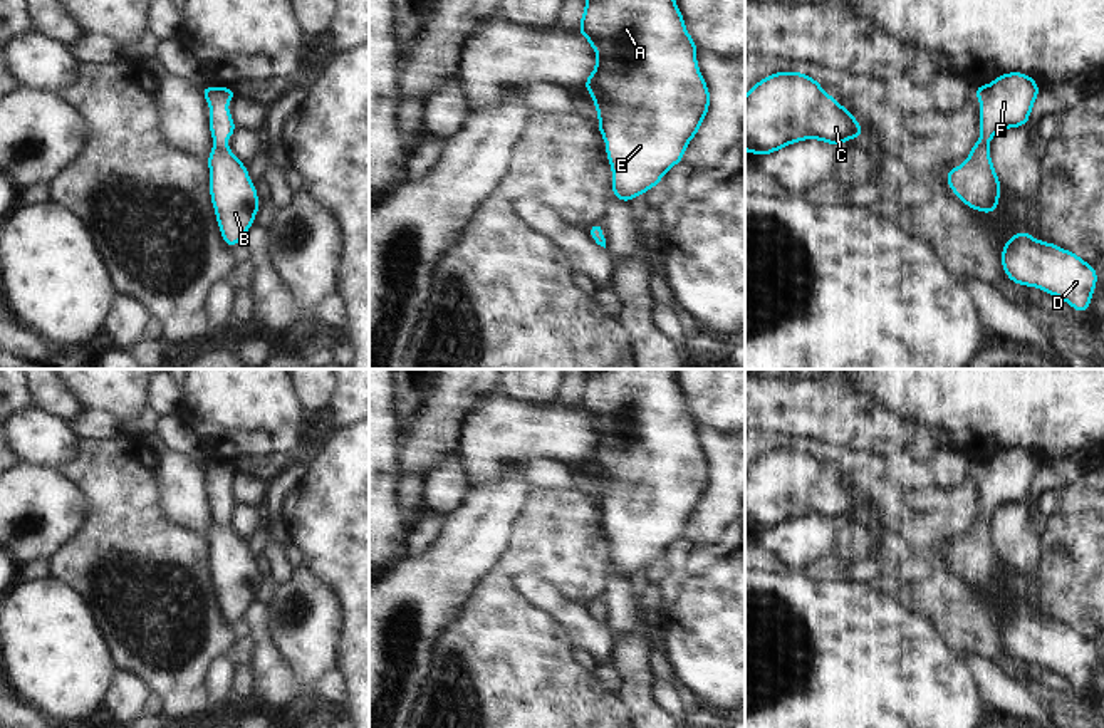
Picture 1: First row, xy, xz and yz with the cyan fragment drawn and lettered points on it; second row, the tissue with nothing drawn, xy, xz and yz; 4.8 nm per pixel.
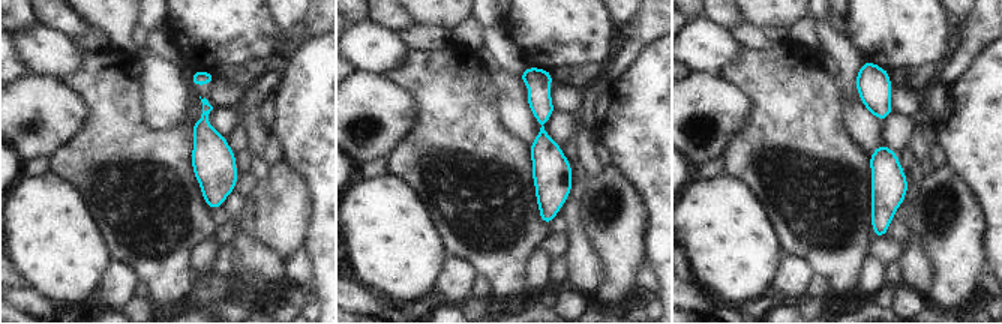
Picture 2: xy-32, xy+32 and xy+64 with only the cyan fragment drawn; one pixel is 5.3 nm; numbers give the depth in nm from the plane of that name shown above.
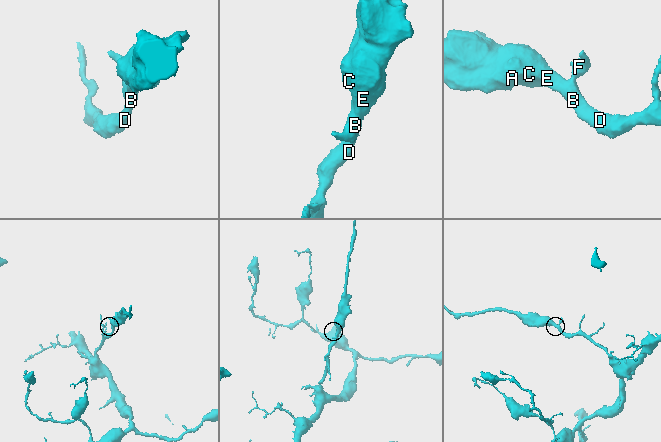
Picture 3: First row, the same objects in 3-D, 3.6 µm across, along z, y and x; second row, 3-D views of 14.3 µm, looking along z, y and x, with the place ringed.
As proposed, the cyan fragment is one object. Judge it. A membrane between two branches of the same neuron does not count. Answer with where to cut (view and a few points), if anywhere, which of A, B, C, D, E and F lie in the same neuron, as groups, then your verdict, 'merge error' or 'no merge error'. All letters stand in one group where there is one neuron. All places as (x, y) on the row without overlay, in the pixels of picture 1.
no cut | A B C D E F | no merge error

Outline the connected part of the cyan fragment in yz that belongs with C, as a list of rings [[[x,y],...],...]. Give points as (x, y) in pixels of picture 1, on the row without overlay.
[[[804,448],[770,450],[745,471],[747,528],[765,532],[804,515],[842,522],[857,512],[864,503],[854,490]]]

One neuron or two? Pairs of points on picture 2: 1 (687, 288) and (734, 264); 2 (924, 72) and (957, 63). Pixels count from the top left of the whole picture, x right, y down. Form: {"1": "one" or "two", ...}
{"1": "two", "2": "two"}

